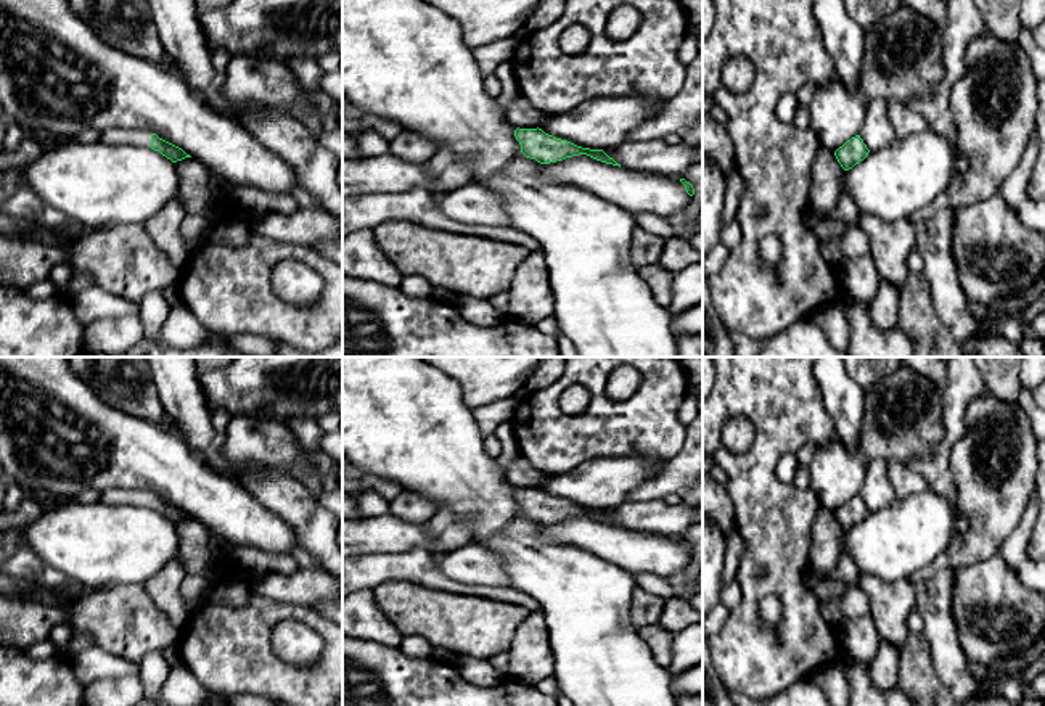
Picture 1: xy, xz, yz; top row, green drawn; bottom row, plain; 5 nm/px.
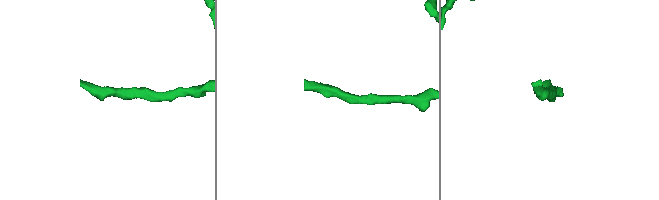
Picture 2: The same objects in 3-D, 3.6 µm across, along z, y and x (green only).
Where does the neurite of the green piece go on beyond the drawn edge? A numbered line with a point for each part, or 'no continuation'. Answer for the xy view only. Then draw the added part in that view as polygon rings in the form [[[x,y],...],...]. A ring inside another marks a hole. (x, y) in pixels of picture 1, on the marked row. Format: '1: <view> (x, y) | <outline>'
1: xy (137, 137) | [[[109,129],[101,132],[98,142],[108,145],[133,145],[133,146],[151,146],[151,130],[141,129]]]

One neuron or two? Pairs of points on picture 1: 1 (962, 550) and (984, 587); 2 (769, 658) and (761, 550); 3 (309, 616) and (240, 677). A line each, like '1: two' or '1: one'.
1: two
2: one
3: one

